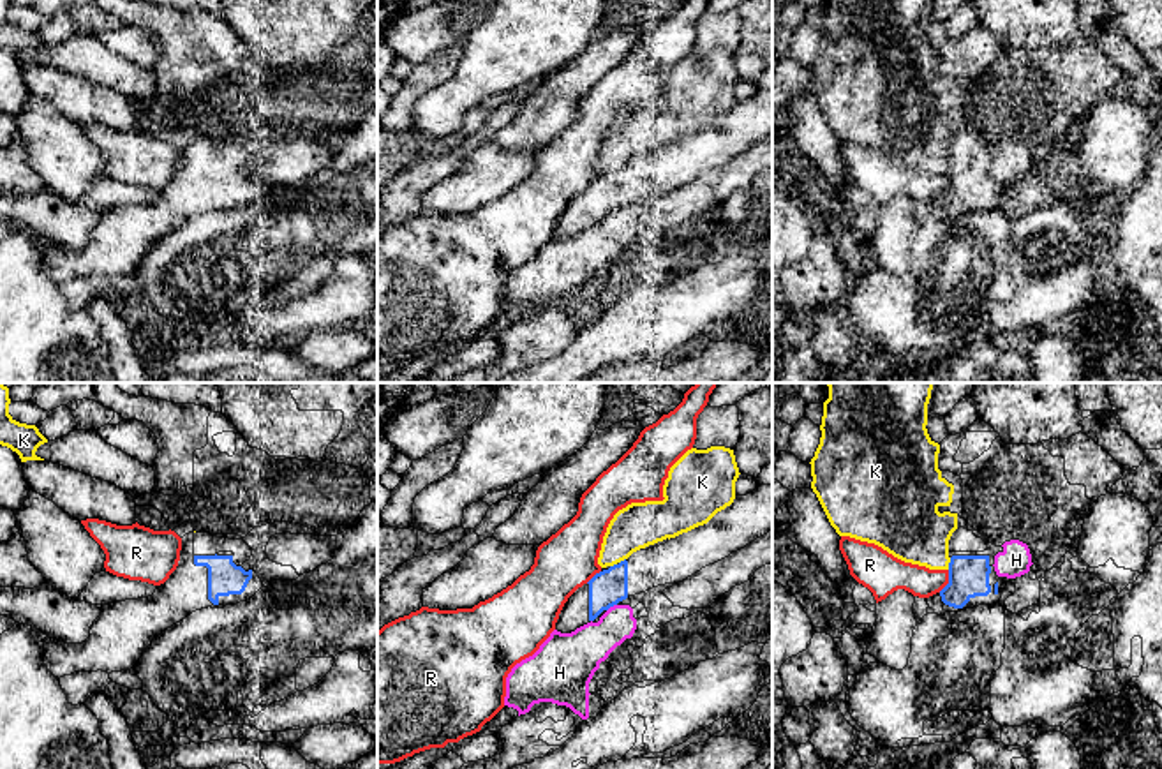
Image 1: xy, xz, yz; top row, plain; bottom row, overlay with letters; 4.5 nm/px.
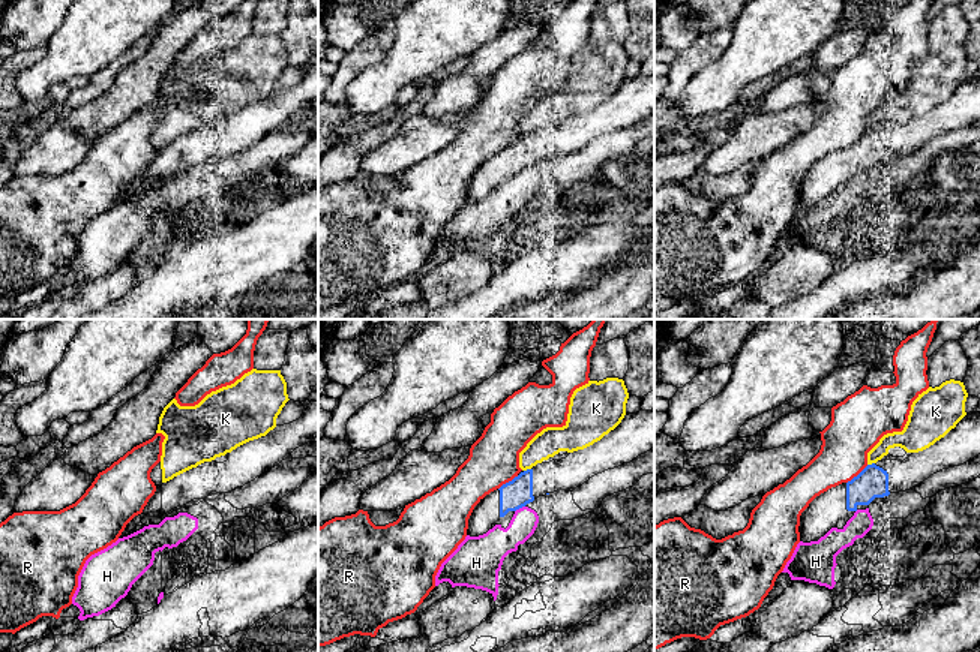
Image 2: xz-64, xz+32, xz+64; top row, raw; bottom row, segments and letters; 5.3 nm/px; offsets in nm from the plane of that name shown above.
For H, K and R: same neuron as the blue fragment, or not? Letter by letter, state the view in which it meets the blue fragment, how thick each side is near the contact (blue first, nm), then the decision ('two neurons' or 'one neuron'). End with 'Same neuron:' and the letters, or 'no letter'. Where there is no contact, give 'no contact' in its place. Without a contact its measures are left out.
H: xz | 160/200 nm | two neurons
K: yz | 190/300 nm | two neurons
R: yz | 190/140 nm | two neurons
Same neuron: no letter

